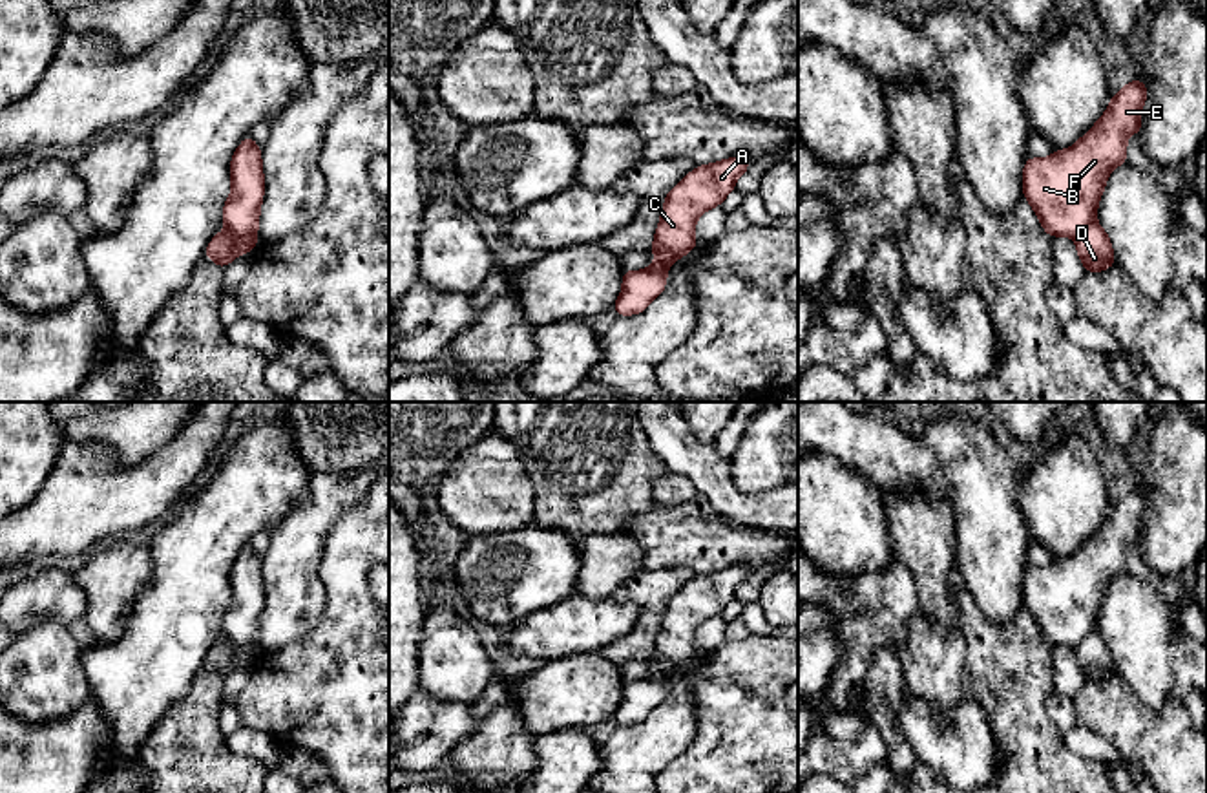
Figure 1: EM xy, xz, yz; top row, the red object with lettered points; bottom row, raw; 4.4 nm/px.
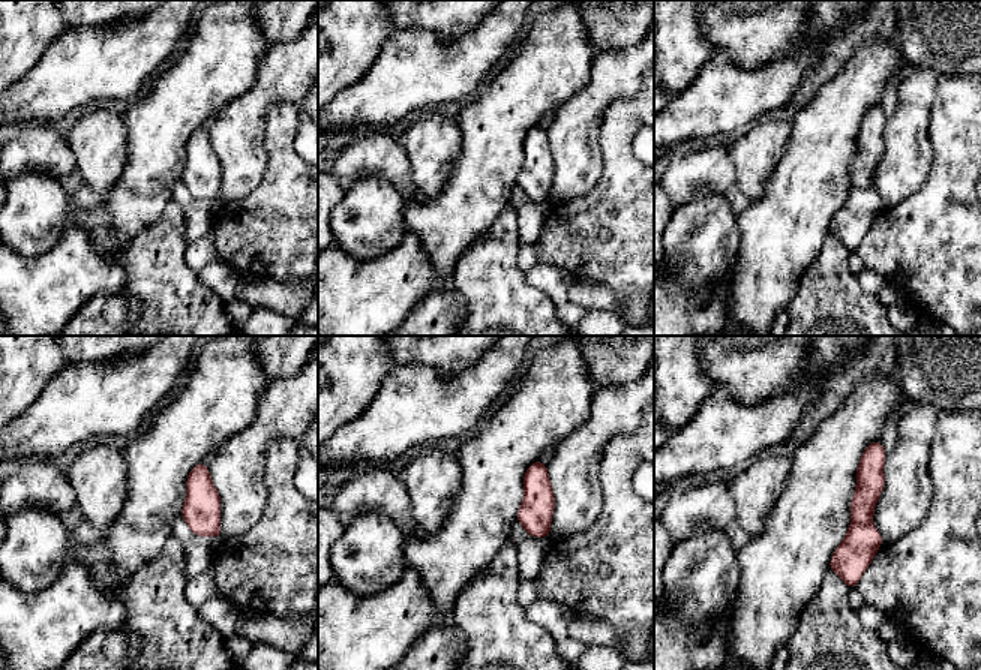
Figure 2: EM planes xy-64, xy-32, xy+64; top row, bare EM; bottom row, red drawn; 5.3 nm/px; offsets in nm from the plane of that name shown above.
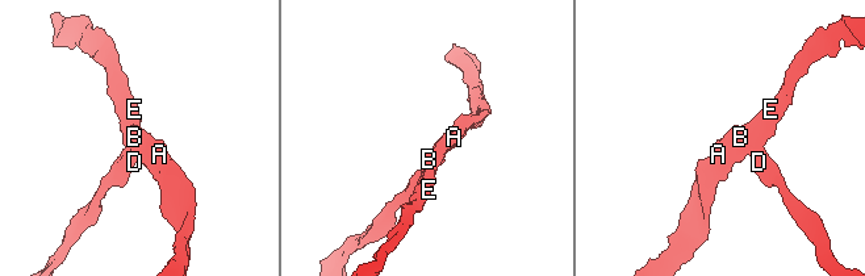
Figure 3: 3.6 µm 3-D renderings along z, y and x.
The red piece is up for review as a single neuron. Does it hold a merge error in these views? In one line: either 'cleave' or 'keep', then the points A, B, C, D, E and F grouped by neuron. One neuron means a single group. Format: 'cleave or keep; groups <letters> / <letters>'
cleave; groups A B C E F / D

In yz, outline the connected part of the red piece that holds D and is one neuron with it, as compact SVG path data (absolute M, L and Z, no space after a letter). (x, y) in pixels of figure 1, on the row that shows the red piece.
M1097 223L1088 225L1076 238L1076 250L1088 272L1103 272L1105 269L1118 265L1112 250L1112 243L1103 227Z

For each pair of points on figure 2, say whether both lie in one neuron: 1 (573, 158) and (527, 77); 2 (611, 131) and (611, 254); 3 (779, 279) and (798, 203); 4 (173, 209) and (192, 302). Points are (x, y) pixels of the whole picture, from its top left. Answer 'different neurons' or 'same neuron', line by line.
1: different neurons
2: same neuron
3: same neuron
4: same neuron

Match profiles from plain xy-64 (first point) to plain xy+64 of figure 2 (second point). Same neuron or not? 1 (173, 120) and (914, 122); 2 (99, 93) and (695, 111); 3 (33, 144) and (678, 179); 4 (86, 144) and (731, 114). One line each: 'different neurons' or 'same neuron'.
1: different neurons
2: same neuron
3: same neuron
4: different neurons

